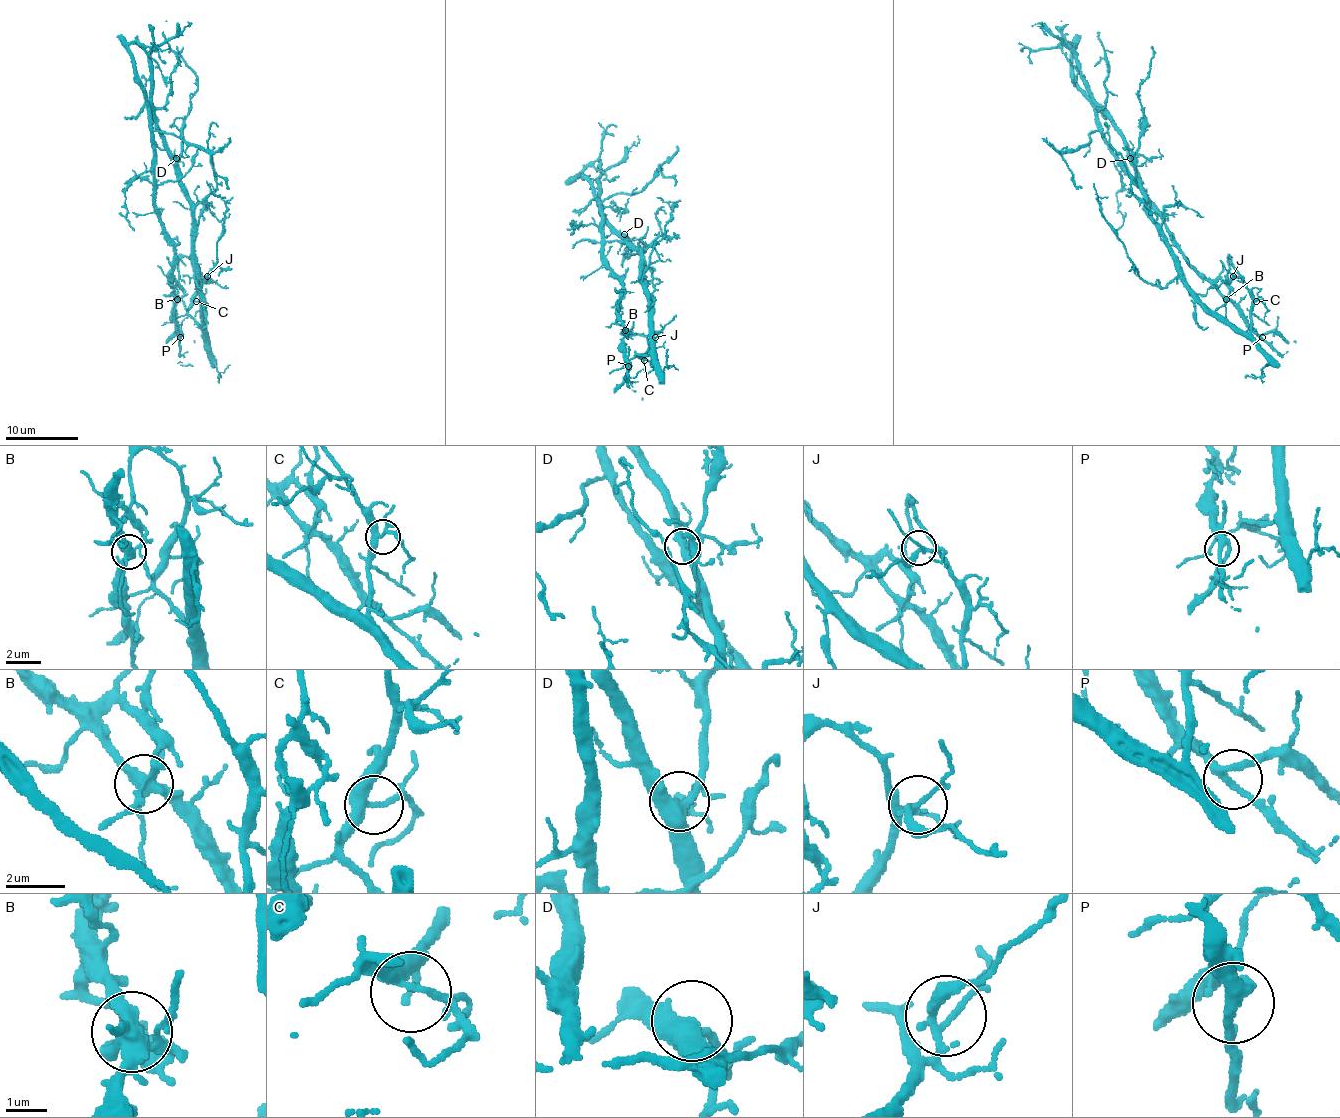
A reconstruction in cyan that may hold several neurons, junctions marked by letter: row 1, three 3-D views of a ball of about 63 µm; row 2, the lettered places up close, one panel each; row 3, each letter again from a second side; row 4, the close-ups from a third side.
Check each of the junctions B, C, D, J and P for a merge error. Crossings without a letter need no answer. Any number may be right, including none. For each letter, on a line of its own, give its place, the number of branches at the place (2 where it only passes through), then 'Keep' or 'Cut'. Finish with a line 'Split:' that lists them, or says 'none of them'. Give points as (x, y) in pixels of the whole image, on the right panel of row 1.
B: Place: (1226, 299). Branches: 7. Cut
C: Place: (1256, 301). Branches: 3. Keep
D: Place: (1130, 158). Branches: 3. Keep
J: Place: (1233, 276). Branches: 3. Keep
P: Place: (1262, 337). Branches: 3. Keep
Split: B

